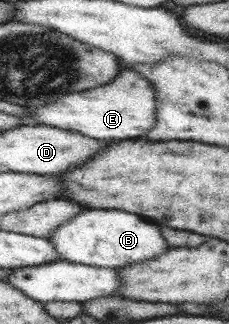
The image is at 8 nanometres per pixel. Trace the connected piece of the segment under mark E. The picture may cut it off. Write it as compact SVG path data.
M122 68L118 76L107 84L66 94L61 100L29 108L23 124L58 127L71 130L95 140L127 140L146 136L155 127L157 120L157 95L147 79L133 69Z

